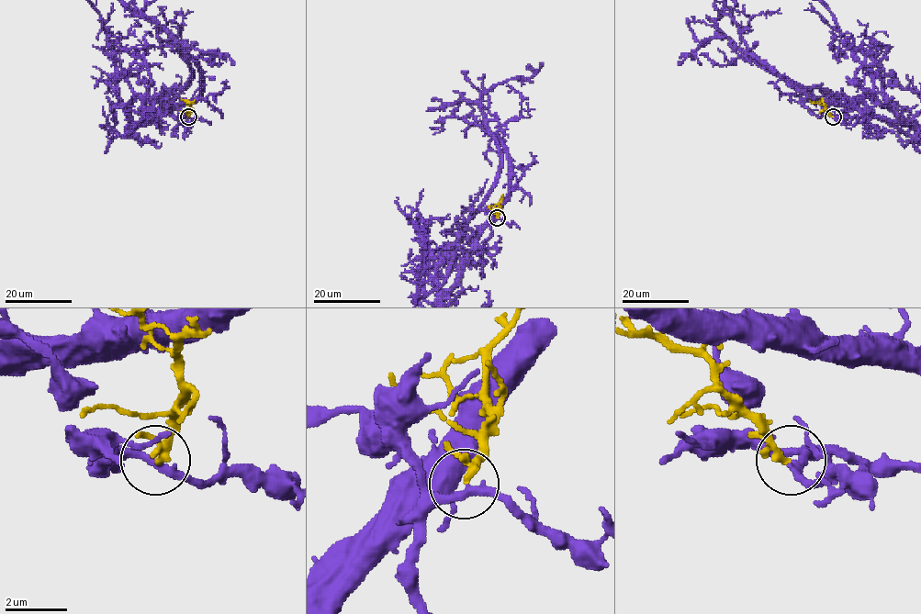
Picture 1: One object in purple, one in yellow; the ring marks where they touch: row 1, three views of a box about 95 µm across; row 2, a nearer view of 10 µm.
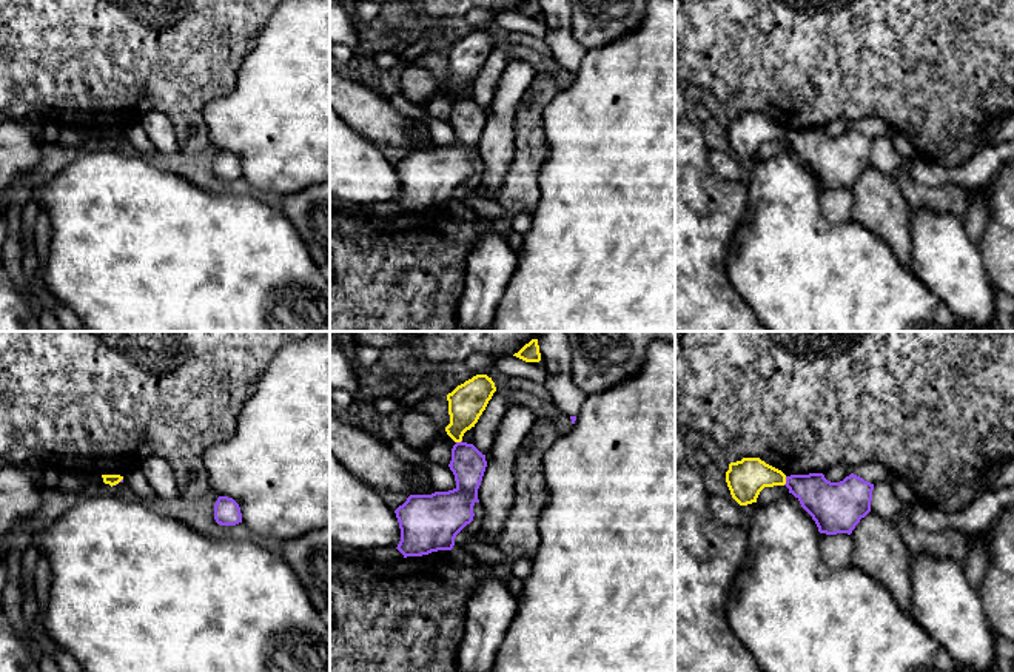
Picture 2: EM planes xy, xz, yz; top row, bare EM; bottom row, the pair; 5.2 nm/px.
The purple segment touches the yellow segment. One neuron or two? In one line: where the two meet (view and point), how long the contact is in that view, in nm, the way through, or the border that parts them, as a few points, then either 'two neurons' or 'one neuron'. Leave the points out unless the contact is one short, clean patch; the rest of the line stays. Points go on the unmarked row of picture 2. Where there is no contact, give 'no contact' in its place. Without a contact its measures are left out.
yz (786, 136) | 50 nm | along yz (786, 131), (783, 139) | two neurons

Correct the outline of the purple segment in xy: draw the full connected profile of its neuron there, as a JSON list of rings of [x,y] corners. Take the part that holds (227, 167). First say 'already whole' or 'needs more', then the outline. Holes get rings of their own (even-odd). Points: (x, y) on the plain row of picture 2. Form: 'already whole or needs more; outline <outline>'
already whole; outline [[[219,151],[214,159],[214,174],[220,180],[236,180],[242,177],[239,159],[228,151]]]

